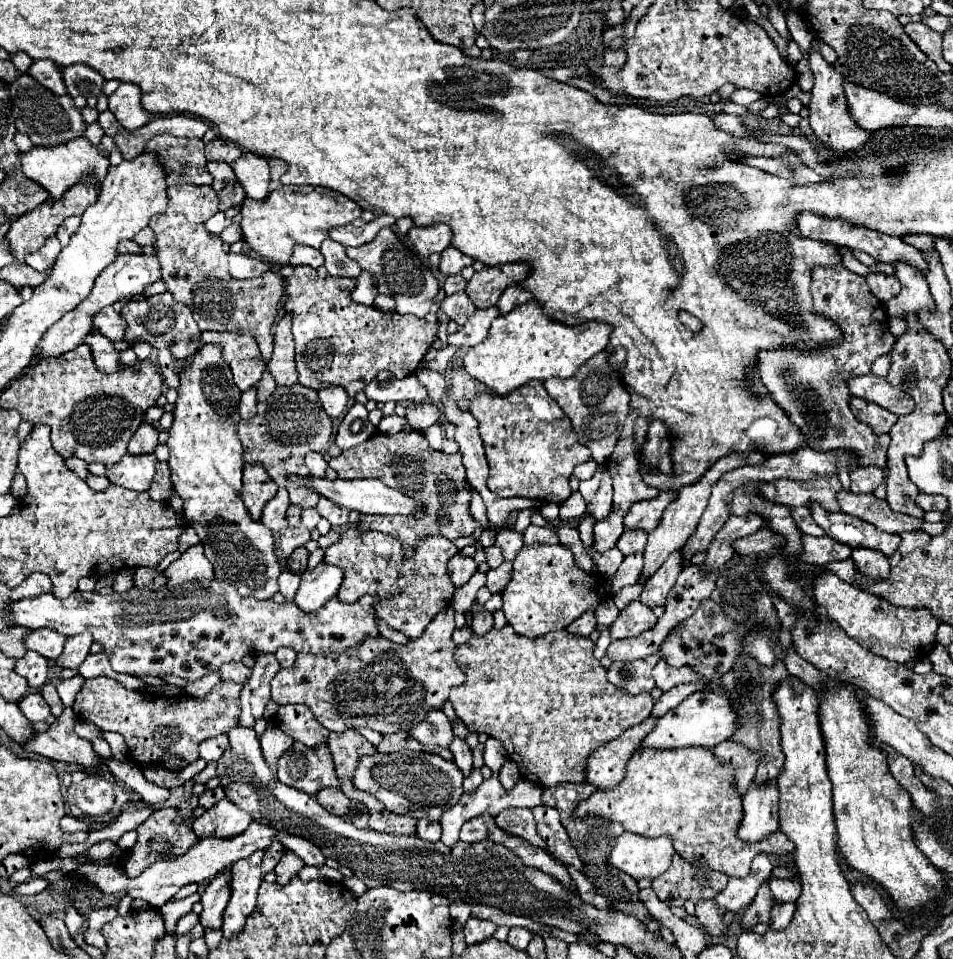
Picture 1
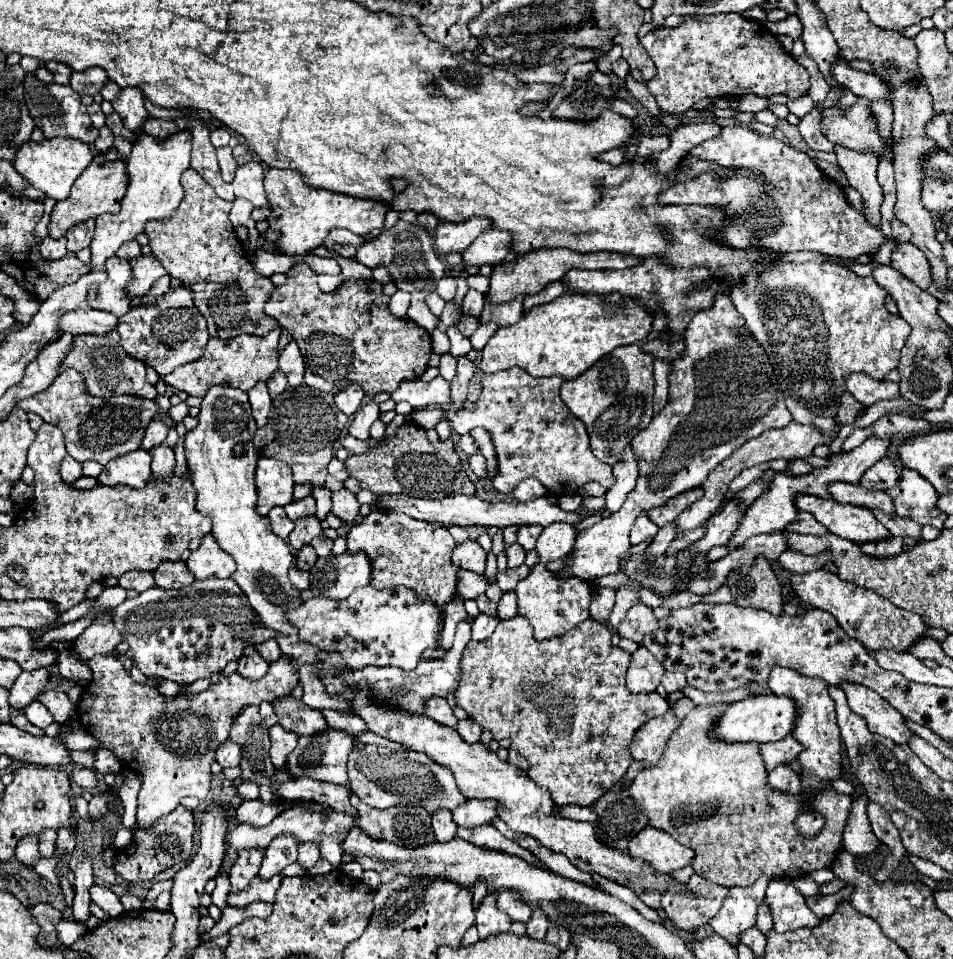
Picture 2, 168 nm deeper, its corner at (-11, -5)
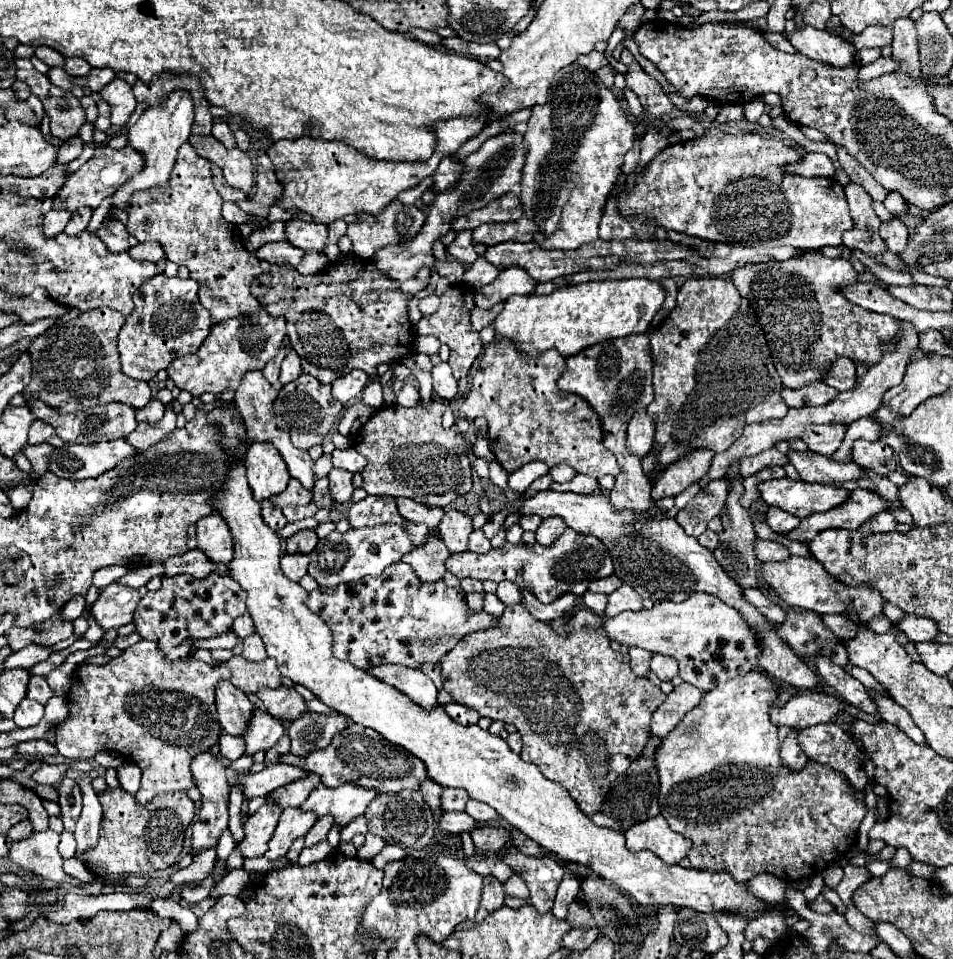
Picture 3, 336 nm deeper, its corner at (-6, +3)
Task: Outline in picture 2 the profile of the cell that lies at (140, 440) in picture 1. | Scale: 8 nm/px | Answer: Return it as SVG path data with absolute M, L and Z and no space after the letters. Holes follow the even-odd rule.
M154 419L148 427L146 427L146 435L144 435L144 441L142 441L142 447L146 451L150 451L152 447L160 445L168 435L168 425L160 419Z

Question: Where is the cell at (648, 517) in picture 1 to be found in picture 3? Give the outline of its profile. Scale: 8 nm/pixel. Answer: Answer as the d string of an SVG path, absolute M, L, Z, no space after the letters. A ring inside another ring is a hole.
M699 449L699 453L691 453L689 457L683 457L681 461L669 465L663 475L655 481L651 501L659 501L663 497L677 497L681 491L685 491L689 485L701 481L711 465L713 453Z

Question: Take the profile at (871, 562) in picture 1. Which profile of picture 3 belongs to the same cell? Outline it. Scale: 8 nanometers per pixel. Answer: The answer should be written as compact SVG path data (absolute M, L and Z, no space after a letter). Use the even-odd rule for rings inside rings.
M883 511L875 517L871 517L871 521L865 521L859 531L863 533L891 533L897 529L897 521L889 511Z

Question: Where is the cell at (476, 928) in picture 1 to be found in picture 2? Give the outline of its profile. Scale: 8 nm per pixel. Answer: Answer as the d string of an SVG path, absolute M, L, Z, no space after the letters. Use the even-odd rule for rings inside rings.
M486 893L486 897L476 909L476 927L478 927L480 939L492 933L502 933L510 929L512 921L504 911L496 907L496 901L498 901L498 893Z

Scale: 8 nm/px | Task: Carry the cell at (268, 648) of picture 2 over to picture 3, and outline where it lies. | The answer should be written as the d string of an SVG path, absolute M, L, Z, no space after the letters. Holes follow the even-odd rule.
M245 613L243 617L235 619L235 623L233 623L233 631L235 631L239 637L247 637L247 635L251 635L251 633L255 631L253 621L251 621L251 615Z

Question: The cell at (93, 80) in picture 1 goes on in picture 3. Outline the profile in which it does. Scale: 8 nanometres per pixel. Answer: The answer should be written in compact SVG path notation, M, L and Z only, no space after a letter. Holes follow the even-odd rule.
M71 57L71 59L65 61L65 67L63 69L71 77L85 77L91 71L91 65L87 65L87 61L83 61L79 57Z

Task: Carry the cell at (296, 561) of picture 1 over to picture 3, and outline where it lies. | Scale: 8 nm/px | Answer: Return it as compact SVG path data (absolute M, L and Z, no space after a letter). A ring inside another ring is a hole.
M305 529L305 531L297 531L295 535L291 535L285 541L285 549L287 553L311 553L317 545L317 533L313 529Z

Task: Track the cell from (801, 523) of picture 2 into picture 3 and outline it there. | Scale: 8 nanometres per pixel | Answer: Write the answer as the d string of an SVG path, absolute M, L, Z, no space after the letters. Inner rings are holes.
M769 507L765 521L775 533L787 533L787 531L795 529L801 519L791 515L791 513L787 513L787 511L781 511L779 507Z

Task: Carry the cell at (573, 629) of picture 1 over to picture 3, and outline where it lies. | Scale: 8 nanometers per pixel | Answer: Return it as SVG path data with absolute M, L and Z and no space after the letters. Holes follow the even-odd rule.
M609 575L609 577L605 577L605 579L593 581L593 583L587 587L587 591L609 595L609 593L613 593L613 591L615 591L615 589L619 589L619 587L621 587L621 581L619 581L615 575Z

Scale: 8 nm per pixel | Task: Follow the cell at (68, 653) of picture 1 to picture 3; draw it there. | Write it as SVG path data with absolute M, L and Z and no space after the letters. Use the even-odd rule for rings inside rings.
M111 583L107 585L99 599L93 603L91 607L91 617L97 621L97 625L103 631L109 629L119 629L127 623L131 623L133 619L133 611L139 603L139 593L137 589L119 585L119 583Z

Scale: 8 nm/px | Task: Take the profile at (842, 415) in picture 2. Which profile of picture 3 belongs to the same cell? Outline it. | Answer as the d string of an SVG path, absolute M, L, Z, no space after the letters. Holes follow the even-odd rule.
M811 383L803 389L781 389L781 397L787 401L789 407L819 407L819 405L827 405L835 399L835 395L839 395L837 389L831 389L825 383Z

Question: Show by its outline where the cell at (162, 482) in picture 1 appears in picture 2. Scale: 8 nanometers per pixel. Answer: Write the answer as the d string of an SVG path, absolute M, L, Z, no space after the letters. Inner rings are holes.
M160 443L156 445L152 451L152 475L154 477L168 477L170 471L174 471L174 451L168 443Z

